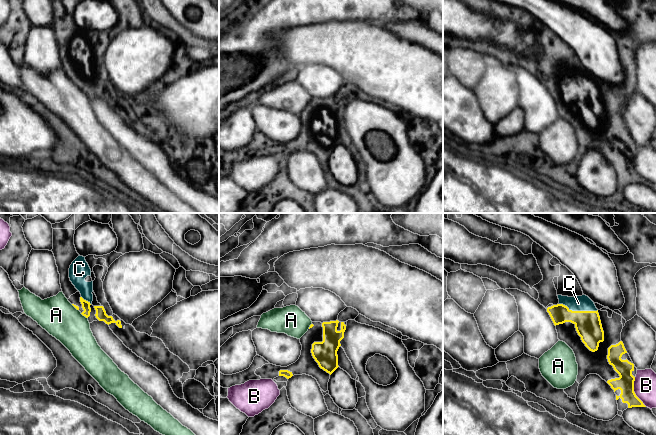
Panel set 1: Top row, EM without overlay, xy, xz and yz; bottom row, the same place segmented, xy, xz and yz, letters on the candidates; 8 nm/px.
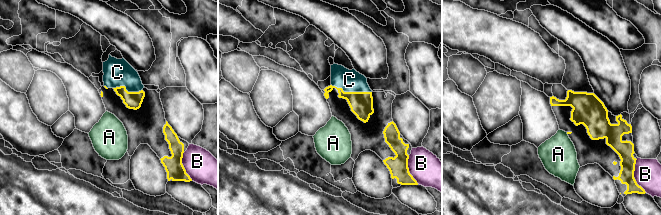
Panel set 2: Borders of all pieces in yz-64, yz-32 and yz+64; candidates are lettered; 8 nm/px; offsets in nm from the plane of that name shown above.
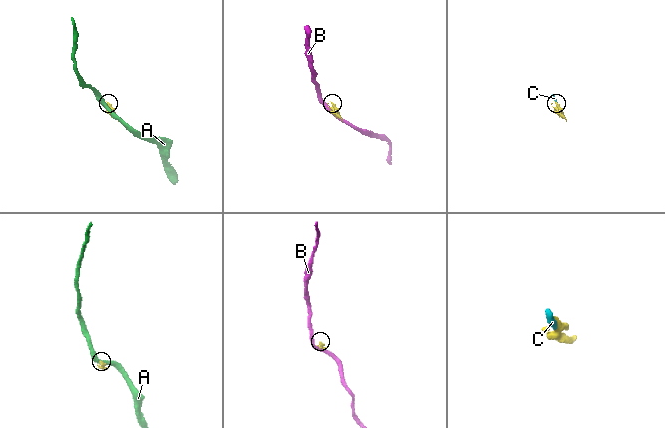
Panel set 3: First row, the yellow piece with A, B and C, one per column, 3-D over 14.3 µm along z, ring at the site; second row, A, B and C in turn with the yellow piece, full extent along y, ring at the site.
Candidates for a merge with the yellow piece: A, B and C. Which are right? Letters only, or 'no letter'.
C

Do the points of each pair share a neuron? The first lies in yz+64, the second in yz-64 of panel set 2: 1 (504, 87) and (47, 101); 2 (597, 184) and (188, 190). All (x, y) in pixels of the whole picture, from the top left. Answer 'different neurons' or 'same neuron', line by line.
1: same neuron
2: different neurons

